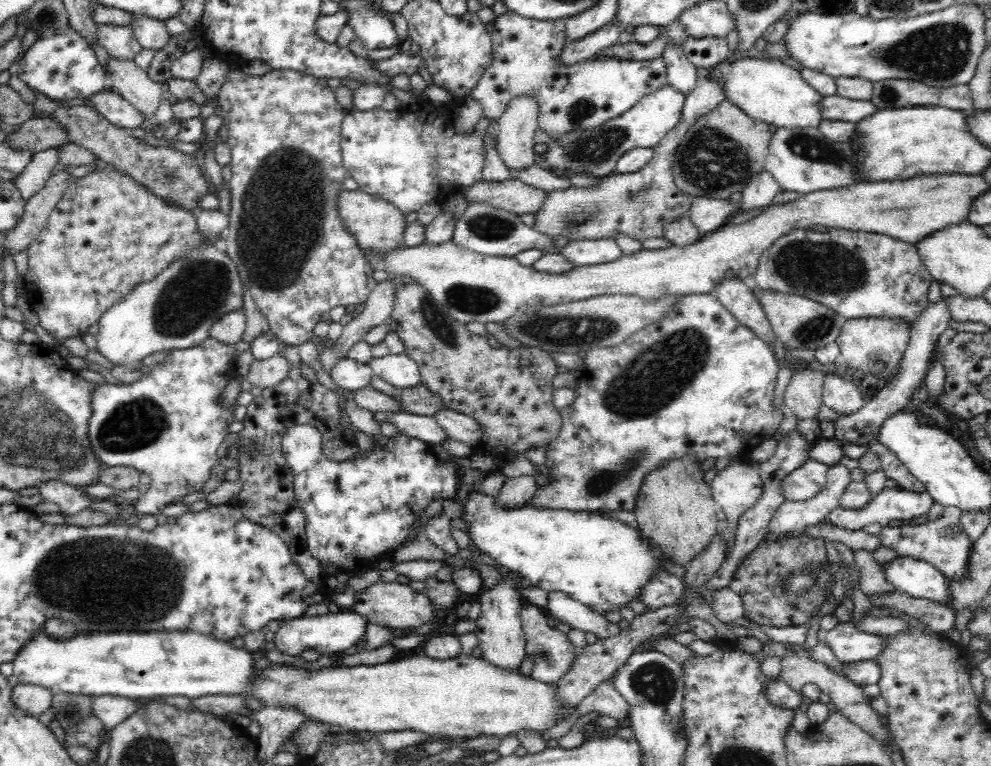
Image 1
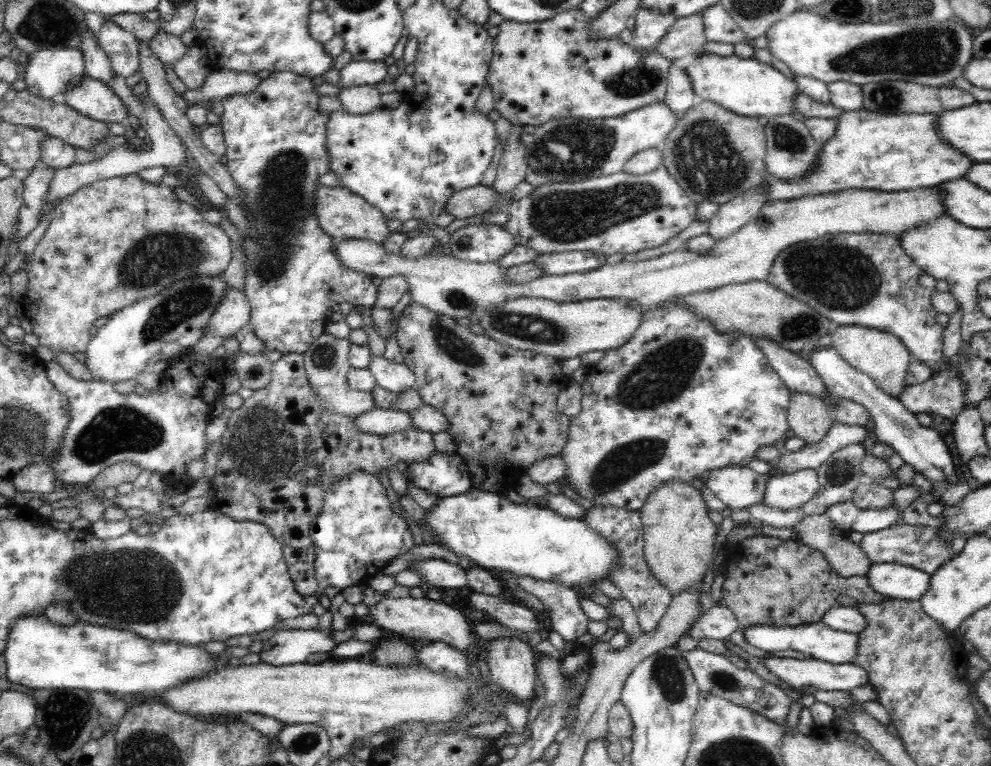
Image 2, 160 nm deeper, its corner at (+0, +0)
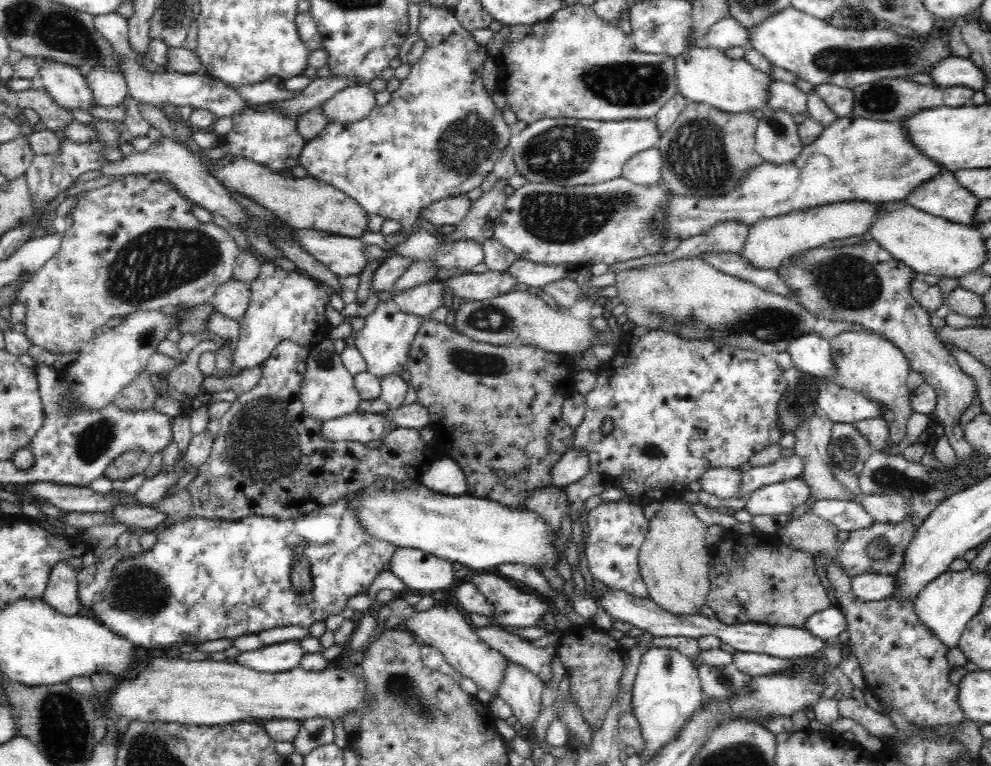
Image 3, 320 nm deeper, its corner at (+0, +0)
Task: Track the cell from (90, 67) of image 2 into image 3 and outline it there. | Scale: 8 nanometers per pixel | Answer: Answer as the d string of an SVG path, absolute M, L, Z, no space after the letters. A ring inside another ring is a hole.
M104 67L92 69L85 79L96 105L106 106L106 108L118 106L125 102L129 94L125 76Z

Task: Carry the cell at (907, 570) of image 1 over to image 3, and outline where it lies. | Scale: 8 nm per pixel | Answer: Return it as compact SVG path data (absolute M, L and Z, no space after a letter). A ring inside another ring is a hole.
M868 572L859 574L850 580L852 593L864 602L876 602L892 596L896 588L894 575Z

